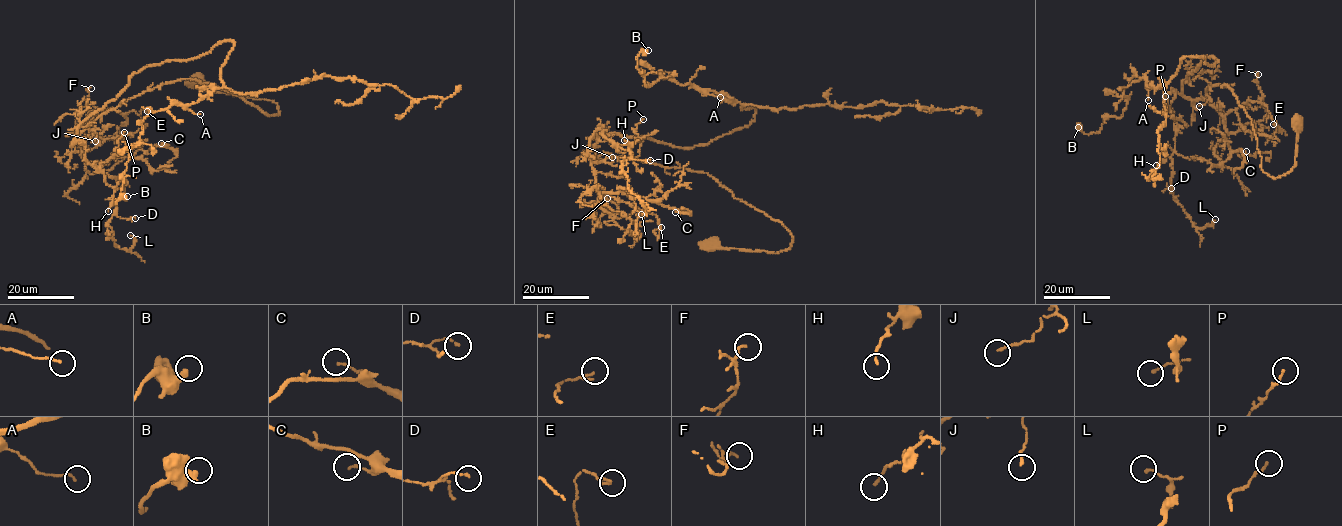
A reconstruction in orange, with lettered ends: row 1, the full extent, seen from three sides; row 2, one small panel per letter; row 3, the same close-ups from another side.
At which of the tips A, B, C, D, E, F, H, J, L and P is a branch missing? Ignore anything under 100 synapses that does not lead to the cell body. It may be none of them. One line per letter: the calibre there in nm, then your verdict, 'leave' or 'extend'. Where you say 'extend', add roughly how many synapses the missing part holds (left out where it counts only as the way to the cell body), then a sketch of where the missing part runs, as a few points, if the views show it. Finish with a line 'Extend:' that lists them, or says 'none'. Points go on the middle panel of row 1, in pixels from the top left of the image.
A: calibre 110 nm; leave
B: calibre 460 nm; leave
C: calibre 100 nm; leave
D: calibre 110 nm; leave
E: calibre 90 nm; leave
F: calibre 120 nm; leave
H: calibre 120 nm; leave
J: calibre 140 nm; leave
L: calibre 110 nm; leave
P: calibre 100 nm; leave
Extend: none

